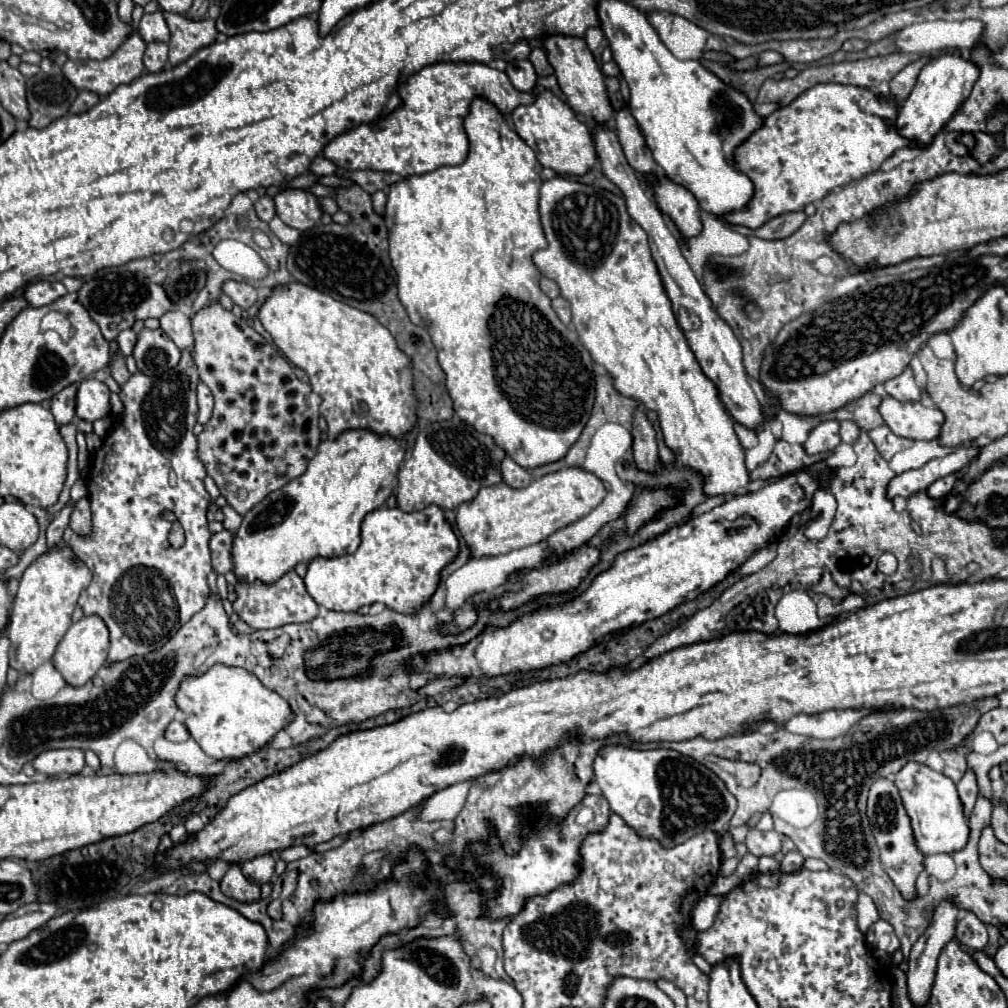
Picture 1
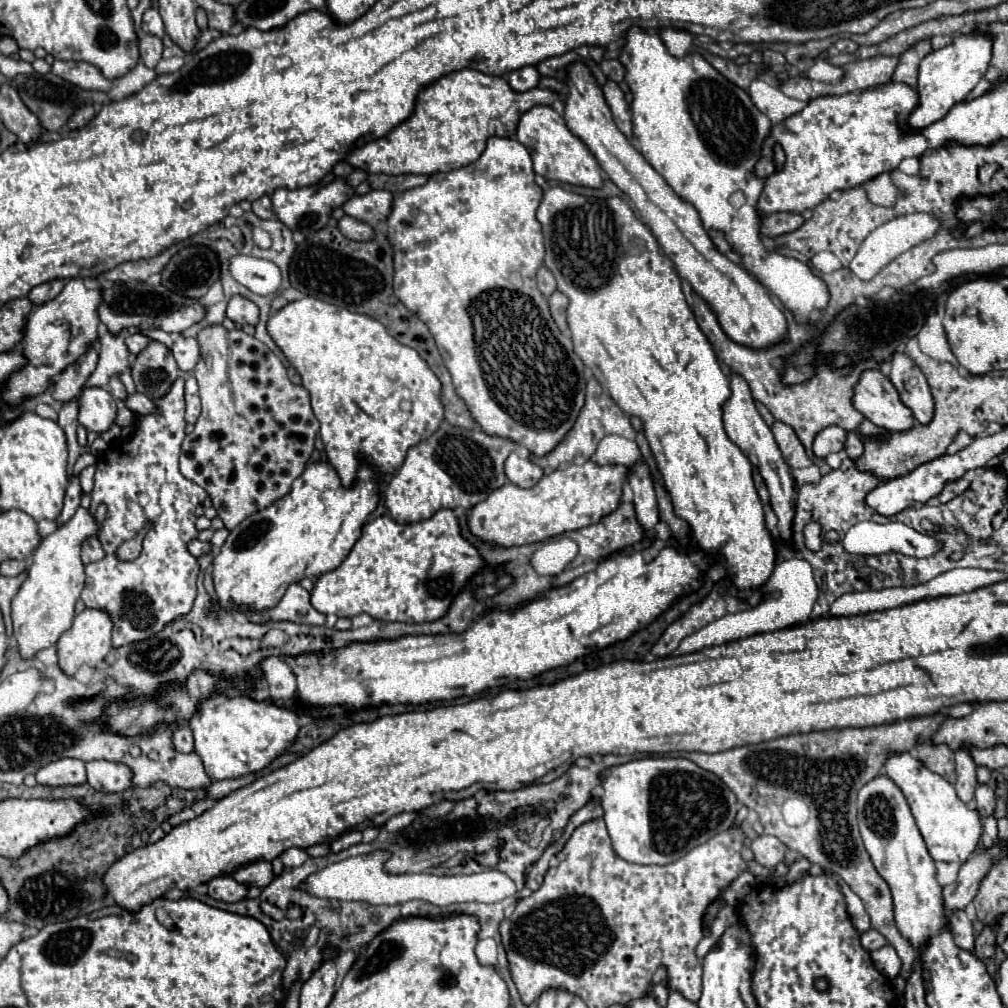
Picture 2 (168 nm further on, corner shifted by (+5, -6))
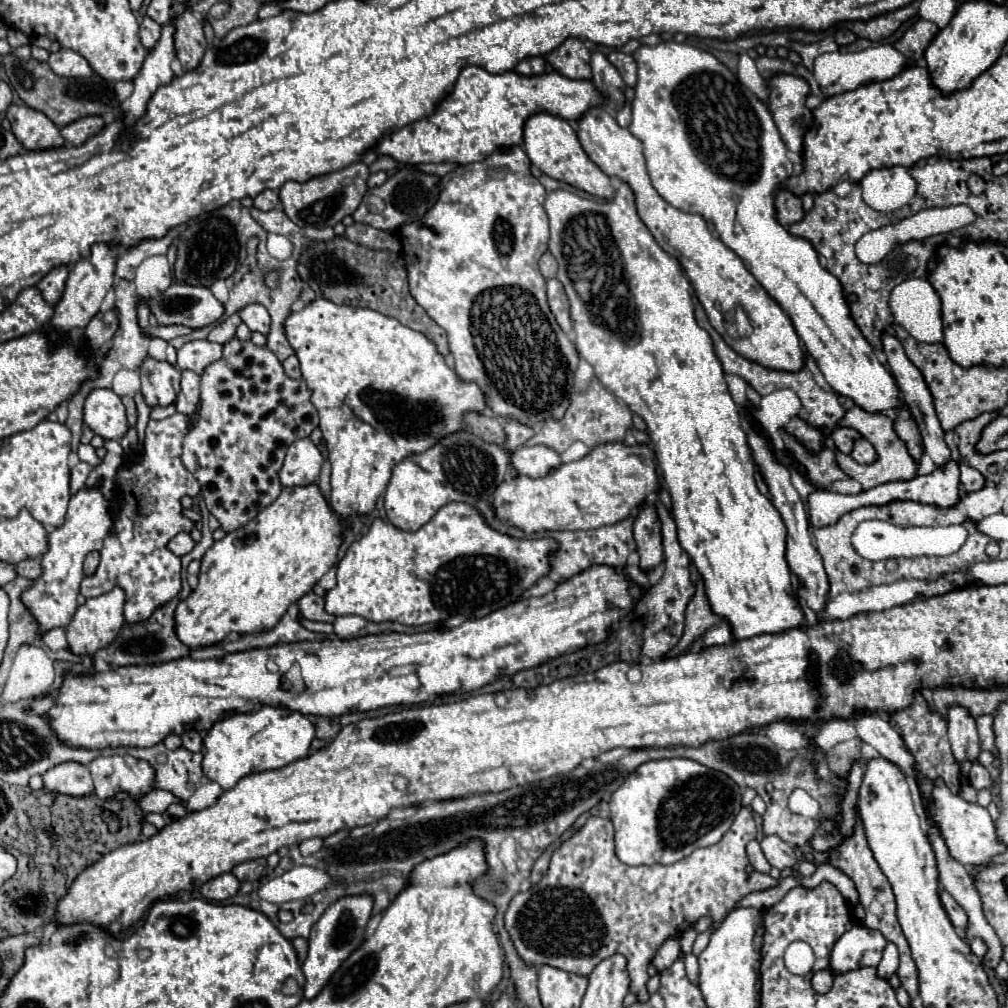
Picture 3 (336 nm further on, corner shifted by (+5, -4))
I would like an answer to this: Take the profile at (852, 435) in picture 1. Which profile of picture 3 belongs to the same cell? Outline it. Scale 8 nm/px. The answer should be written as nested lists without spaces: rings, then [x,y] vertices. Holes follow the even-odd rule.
[[[860,439],[856,441],[854,445],[854,451],[850,453],[852,459],[856,459],[858,463],[864,463],[864,465],[870,465],[876,461],[876,449],[866,441],[866,439]]]

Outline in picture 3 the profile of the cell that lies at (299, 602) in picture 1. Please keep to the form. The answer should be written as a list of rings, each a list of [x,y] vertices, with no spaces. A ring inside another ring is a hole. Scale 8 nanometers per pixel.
[[[308,593],[304,595],[300,601],[298,601],[298,609],[300,613],[310,619],[310,621],[324,621],[324,623],[334,623],[334,615],[328,615],[326,609],[324,609],[324,599],[314,595],[314,593]]]

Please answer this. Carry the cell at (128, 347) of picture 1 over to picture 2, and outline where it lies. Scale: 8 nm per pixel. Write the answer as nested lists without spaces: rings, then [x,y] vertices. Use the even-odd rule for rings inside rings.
[[[140,333],[126,337],[126,347],[128,347],[130,355],[136,355],[136,353],[138,353],[140,349],[144,349],[148,343],[150,343],[150,339],[144,337],[144,335],[140,335]]]

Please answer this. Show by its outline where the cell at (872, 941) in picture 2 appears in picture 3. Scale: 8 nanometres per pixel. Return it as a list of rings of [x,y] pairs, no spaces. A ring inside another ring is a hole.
[[[854,925],[846,931],[830,951],[830,971],[834,975],[862,967],[876,967],[882,959],[886,939],[880,931],[864,925]]]

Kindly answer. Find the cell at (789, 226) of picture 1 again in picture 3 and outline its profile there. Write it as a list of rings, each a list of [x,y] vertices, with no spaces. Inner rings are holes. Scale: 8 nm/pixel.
[[[780,189],[776,195],[776,217],[782,225],[792,225],[802,221],[804,217],[802,199],[794,195],[790,189]]]

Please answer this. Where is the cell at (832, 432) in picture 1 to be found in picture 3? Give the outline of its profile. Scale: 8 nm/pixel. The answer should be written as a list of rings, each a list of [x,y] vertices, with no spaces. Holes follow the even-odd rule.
[[[836,427],[836,429],[832,431],[832,439],[834,439],[834,443],[836,443],[836,449],[848,455],[848,453],[852,451],[854,443],[856,443],[858,439],[862,439],[862,435],[860,435],[856,429],[850,429],[850,427]]]

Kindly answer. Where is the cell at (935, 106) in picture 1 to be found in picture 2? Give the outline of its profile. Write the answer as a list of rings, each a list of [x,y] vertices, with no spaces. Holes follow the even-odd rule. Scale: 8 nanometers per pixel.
[[[960,35],[950,45],[928,53],[920,63],[918,73],[918,105],[908,117],[912,129],[924,129],[942,119],[956,103],[962,103],[974,85],[984,77],[992,55],[992,41],[984,35]]]

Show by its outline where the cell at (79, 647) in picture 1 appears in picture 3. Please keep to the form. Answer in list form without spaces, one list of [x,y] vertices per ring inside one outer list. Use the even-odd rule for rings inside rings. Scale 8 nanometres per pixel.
[[[114,587],[108,593],[86,599],[86,603],[76,609],[72,621],[66,627],[68,645],[76,655],[94,655],[98,649],[104,649],[118,635],[122,625],[124,625],[124,593],[122,589]]]

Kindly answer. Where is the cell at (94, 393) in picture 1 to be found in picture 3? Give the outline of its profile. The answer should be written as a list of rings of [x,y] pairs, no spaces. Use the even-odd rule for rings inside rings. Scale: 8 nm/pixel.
[[[94,389],[88,395],[84,423],[102,439],[122,439],[128,433],[122,399],[112,389]]]

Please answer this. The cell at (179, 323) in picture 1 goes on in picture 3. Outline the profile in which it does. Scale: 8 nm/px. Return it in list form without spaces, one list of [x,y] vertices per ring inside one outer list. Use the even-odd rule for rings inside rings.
[[[208,339],[190,341],[178,349],[178,369],[190,369],[198,375],[202,375],[202,371],[218,359],[222,359],[222,345]]]

